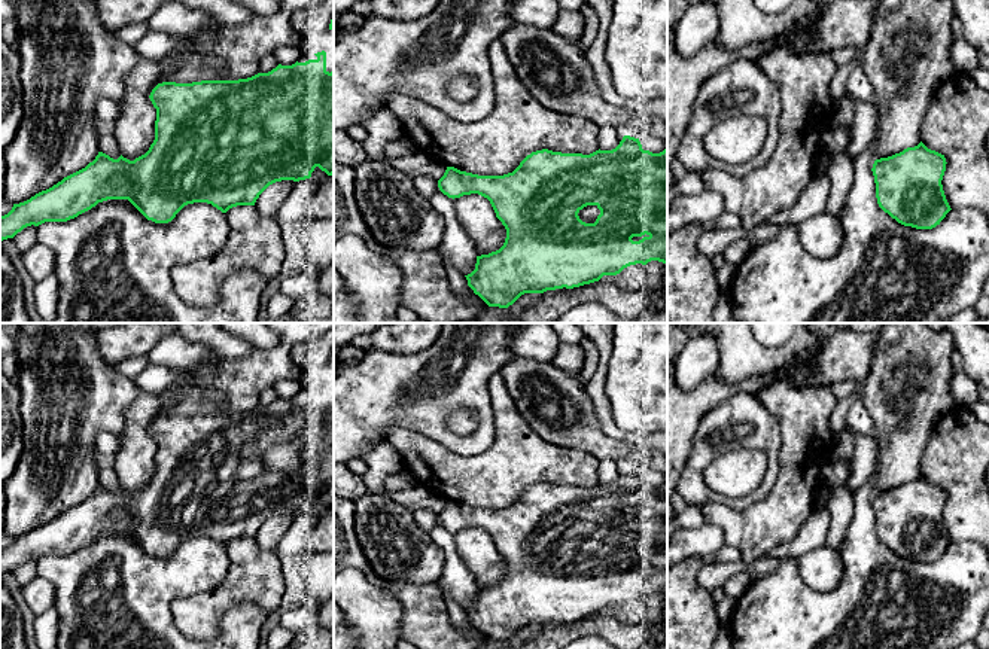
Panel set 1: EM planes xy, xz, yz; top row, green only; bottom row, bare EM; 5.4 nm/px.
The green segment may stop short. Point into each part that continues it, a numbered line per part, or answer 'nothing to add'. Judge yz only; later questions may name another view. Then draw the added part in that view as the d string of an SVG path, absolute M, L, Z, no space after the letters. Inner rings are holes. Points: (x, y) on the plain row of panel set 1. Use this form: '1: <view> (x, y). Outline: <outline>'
nothing to add

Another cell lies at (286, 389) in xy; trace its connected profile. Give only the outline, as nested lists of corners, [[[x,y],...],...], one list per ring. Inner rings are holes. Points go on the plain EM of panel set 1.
[[[287,377],[284,380],[277,381],[273,387],[279,397],[292,399],[296,396],[301,386],[295,377]]]

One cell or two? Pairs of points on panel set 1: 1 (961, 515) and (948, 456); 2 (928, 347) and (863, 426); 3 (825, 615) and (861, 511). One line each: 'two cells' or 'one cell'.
1: one cell
2: two cells
3: one cell

